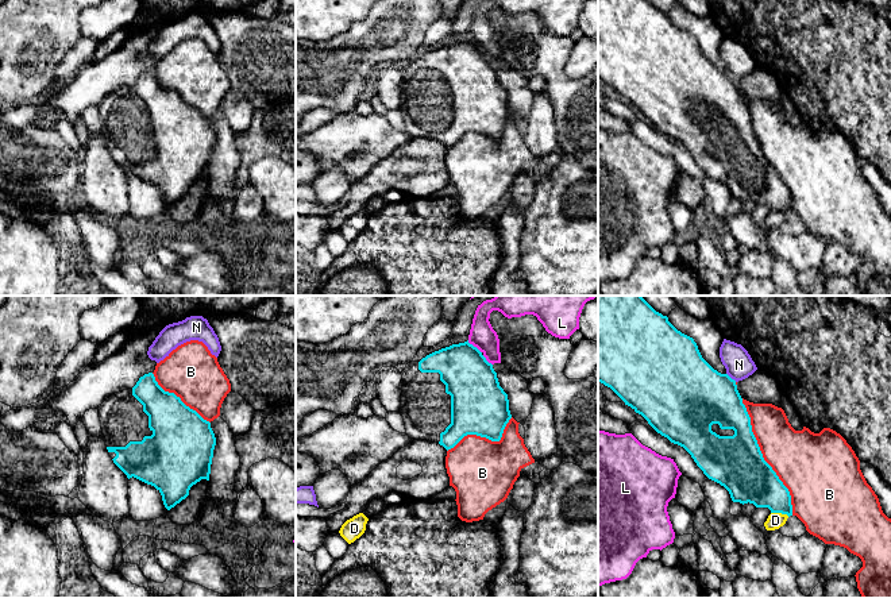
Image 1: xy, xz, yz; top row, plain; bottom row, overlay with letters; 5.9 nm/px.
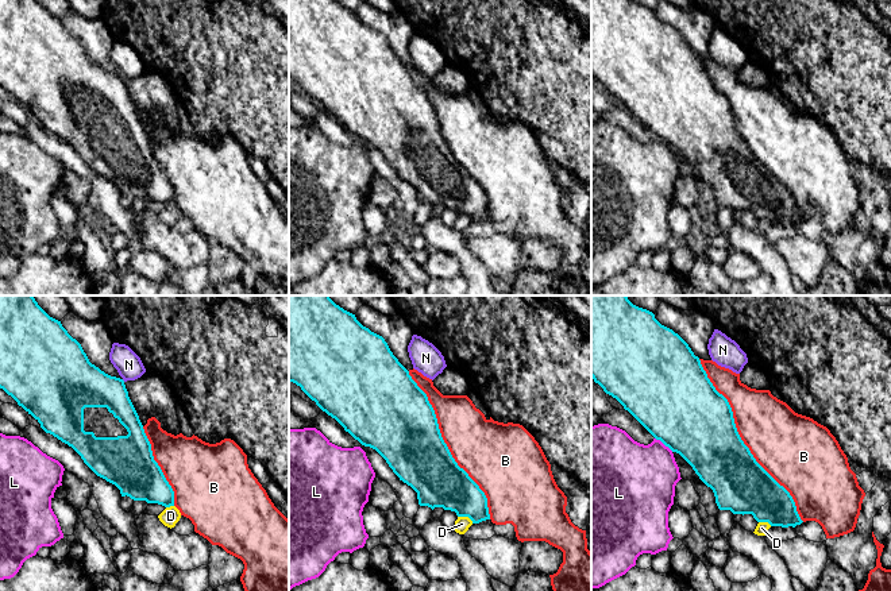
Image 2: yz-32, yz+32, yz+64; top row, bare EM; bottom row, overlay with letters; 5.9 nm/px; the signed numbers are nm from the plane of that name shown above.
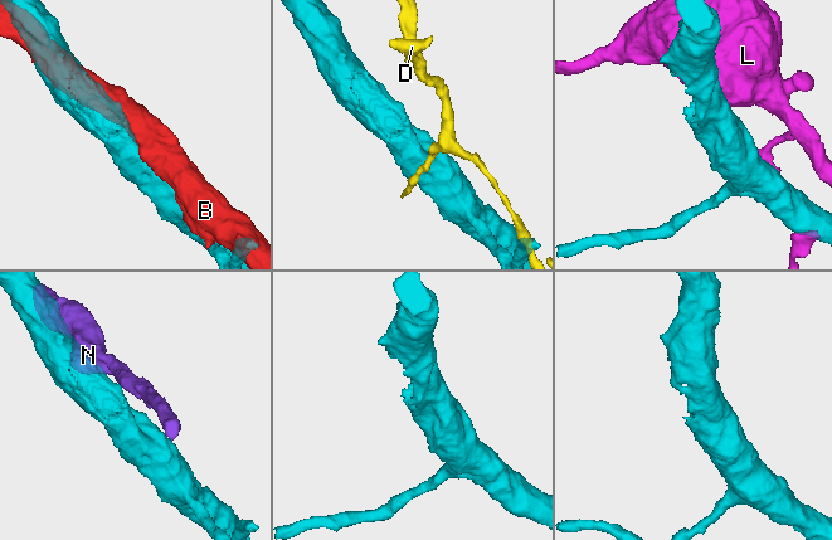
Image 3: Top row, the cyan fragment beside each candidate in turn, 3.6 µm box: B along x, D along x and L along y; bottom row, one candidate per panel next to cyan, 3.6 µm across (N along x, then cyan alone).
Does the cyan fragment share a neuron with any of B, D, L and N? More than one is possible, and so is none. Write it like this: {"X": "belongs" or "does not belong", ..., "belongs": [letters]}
{"B": "does not belong", "D": "does not belong", "L": "does not belong", "N": "does not belong", "belongs": []}

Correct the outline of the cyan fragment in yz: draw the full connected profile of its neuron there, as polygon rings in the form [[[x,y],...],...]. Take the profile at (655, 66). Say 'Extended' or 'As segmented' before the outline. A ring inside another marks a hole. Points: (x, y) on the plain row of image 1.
Extended. [[[598,0],[598,80],[610,85],[636,111],[641,112],[648,121],[671,140],[683,144],[694,157],[703,171],[724,184],[733,200],[753,201],[756,205],[768,205],[771,211],[792,213],[791,193],[772,165],[764,158],[757,138],[752,130],[751,115],[737,88],[736,78],[728,72],[714,67],[701,53],[693,35],[678,28],[667,13],[656,9],[648,0]]]

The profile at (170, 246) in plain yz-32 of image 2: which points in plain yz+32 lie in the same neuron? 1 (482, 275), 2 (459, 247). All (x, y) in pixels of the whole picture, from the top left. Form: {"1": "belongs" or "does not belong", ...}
{"1": "does not belong", "2": "does not belong"}

